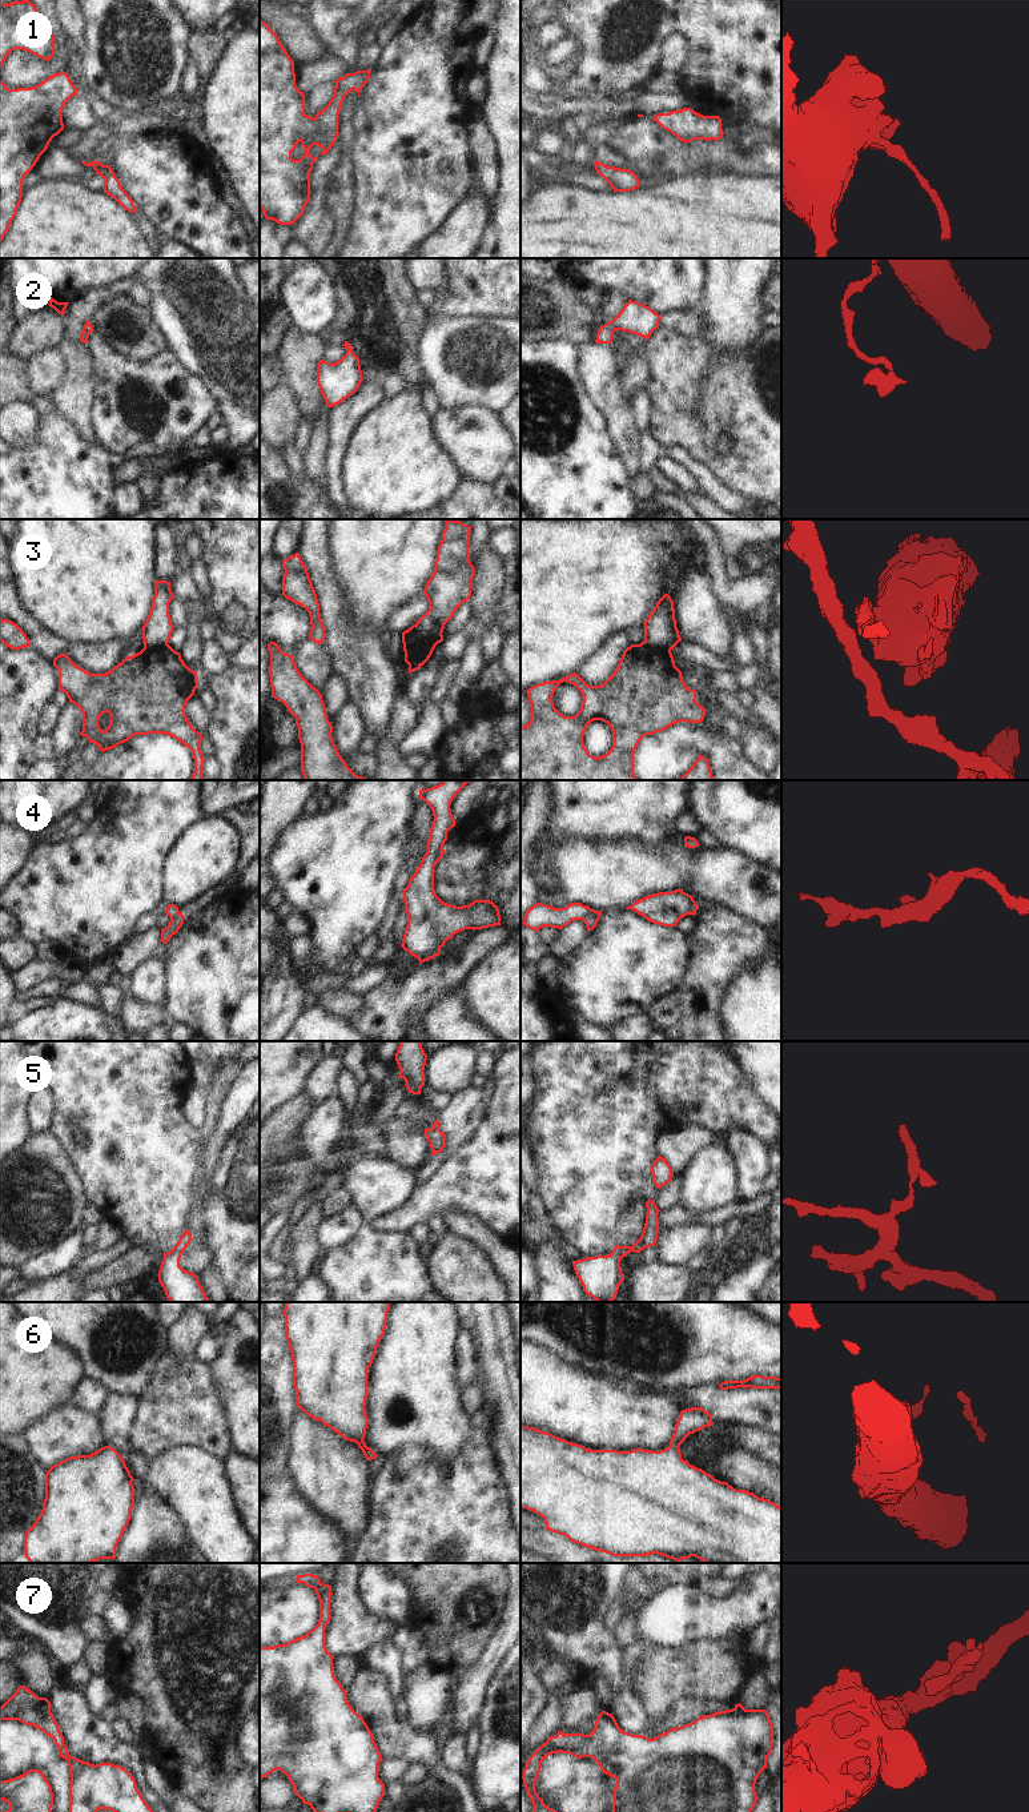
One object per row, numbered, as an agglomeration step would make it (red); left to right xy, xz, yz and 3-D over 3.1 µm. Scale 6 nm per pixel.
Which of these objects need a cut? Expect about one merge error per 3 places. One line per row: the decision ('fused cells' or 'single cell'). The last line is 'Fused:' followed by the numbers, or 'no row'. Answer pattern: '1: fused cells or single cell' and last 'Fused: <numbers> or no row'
1: single cell
2: single cell
3: fused cells
4: single cell
5: single cell
6: single cell
7: single cell
Fused: 3

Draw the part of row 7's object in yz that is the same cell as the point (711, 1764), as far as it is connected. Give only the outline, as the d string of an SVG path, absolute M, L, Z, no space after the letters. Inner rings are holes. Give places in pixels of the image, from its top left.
M740 1703L732 1709L698 1717L690 1724L671 1728L654 1739L632 1735L619 1728L612 1713L602 1711L590 1735L563 1733L550 1736L527 1760L523 1784L532 1803L532 1812L556 1812L547 1807L535 1789L542 1761L552 1753L570 1753L576 1759L591 1757L602 1772L615 1777L612 1812L752 1812L757 1796L755 1784L773 1747L773 1729L765 1709L745 1709Z

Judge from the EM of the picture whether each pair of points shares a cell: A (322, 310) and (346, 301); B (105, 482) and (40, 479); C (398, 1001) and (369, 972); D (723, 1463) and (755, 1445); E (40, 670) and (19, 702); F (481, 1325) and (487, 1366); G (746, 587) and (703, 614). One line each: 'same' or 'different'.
A: different
B: same
C: different
D: different
E: same
F: same
G: different

